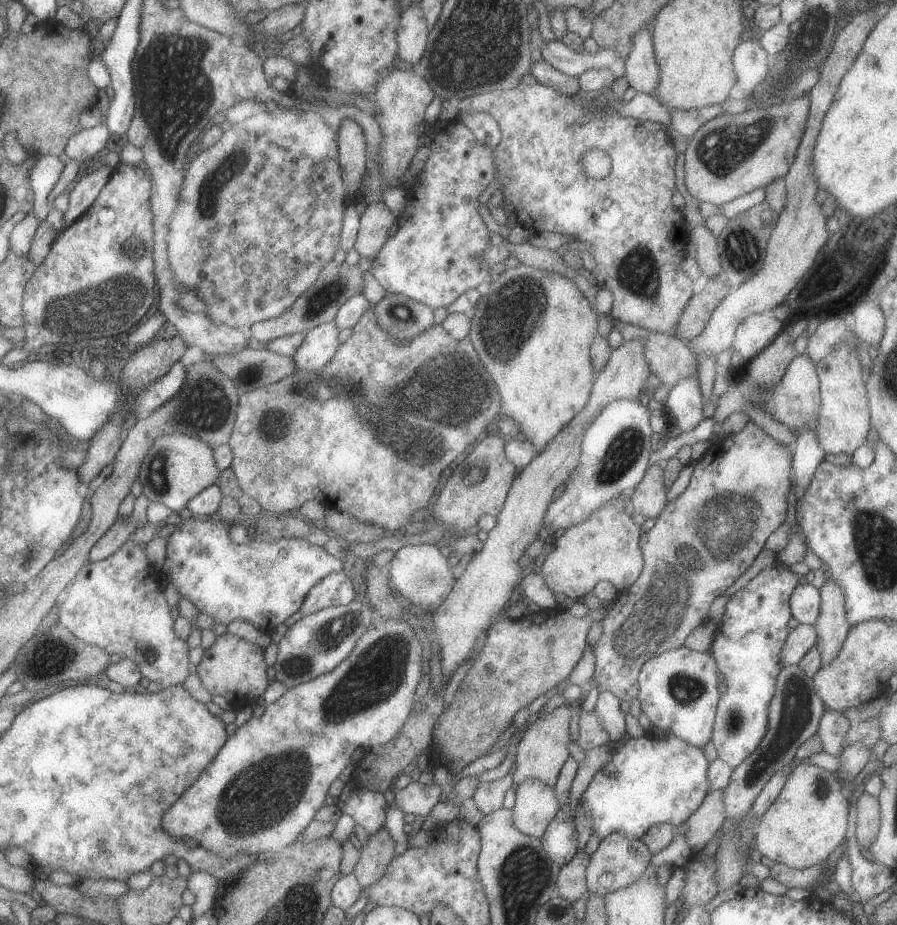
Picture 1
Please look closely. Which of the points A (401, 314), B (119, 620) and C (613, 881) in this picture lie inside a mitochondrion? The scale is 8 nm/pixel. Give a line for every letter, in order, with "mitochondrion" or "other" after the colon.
A: mitochondrion
B: mitochondrion
C: other

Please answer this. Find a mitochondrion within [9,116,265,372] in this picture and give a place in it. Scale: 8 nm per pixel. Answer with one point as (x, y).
(112, 304)

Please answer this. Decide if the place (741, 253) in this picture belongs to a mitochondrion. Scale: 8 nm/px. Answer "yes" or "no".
yes

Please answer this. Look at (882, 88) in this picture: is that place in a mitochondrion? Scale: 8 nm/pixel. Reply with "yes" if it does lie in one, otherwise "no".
no

